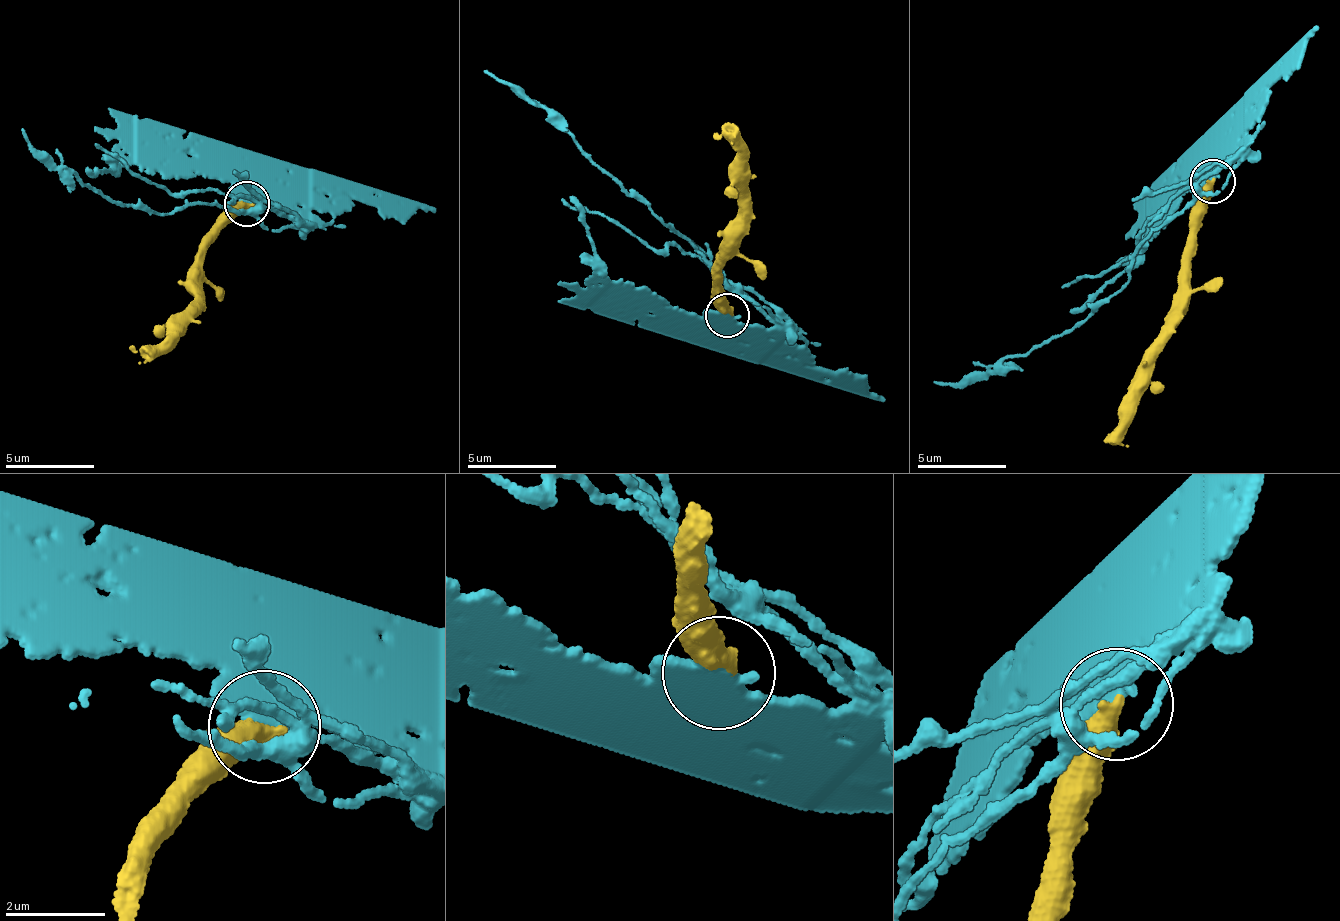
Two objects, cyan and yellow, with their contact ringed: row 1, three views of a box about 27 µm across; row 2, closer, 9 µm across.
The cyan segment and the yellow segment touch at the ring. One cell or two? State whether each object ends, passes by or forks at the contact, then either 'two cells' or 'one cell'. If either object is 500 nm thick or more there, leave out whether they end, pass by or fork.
two cells

